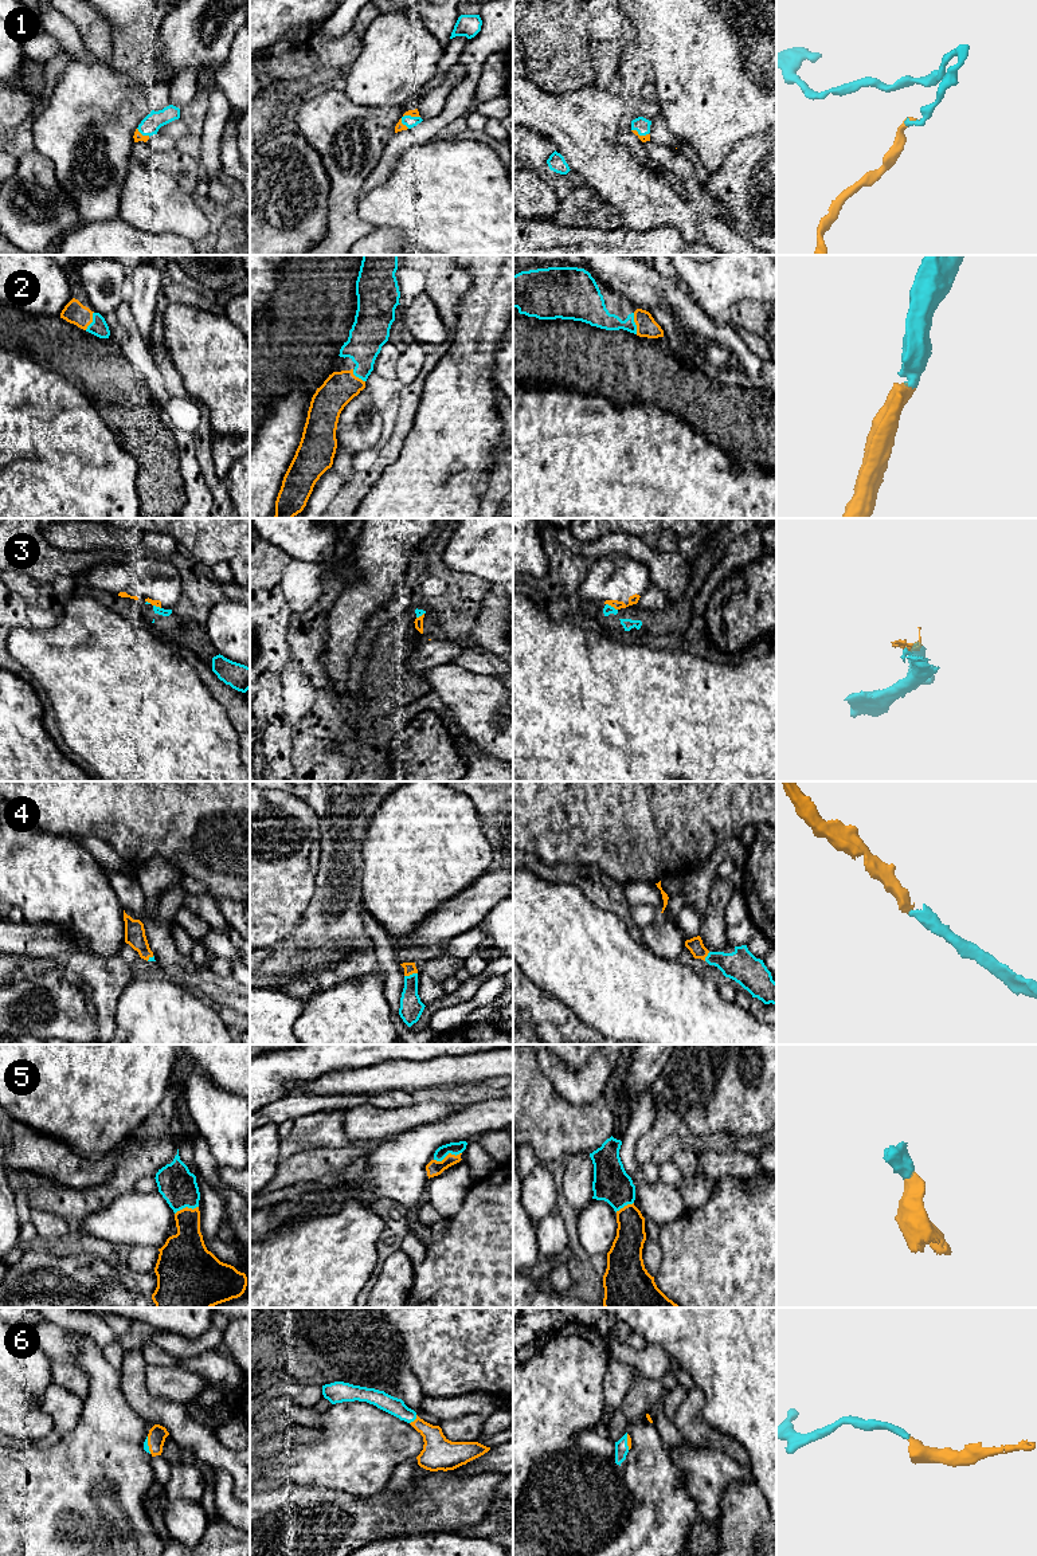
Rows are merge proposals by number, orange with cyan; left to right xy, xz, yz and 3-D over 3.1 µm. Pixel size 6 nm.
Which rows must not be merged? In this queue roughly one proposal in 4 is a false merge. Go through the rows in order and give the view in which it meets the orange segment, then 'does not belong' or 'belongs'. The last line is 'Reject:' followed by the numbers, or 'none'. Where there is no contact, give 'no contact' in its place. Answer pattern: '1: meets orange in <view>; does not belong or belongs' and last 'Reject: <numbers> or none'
1: meets orange in xy; belongs
2: meets orange in yz; belongs
3: meets orange in yz; does not belong
4: meets orange in xz; belongs
5: meets orange in xz; belongs
6: meets orange in xz; belongs
Reject: 3

